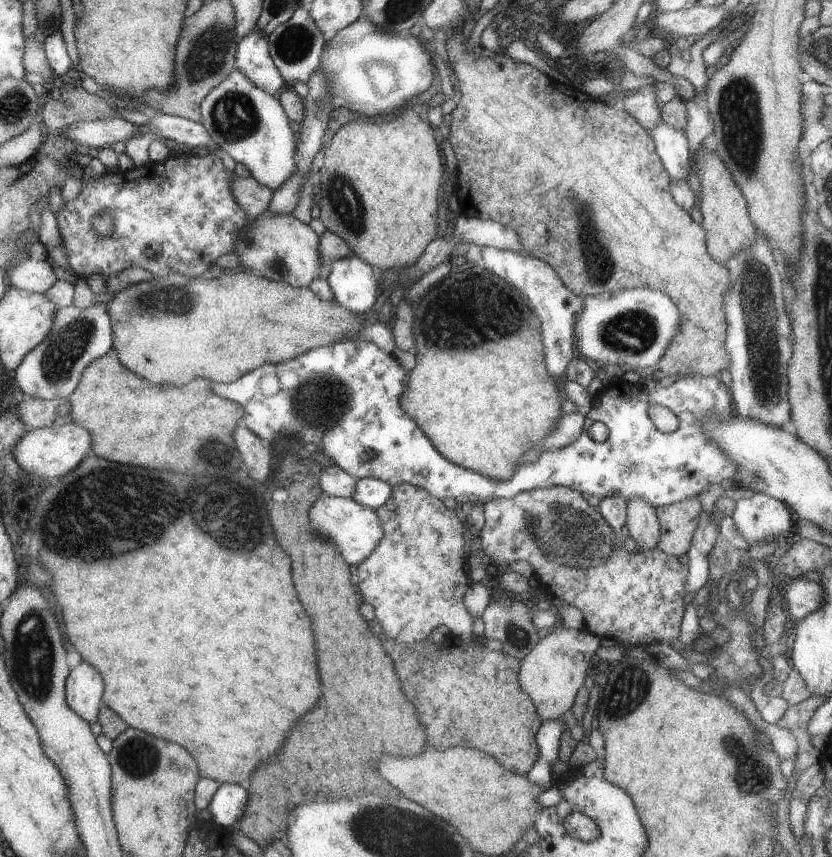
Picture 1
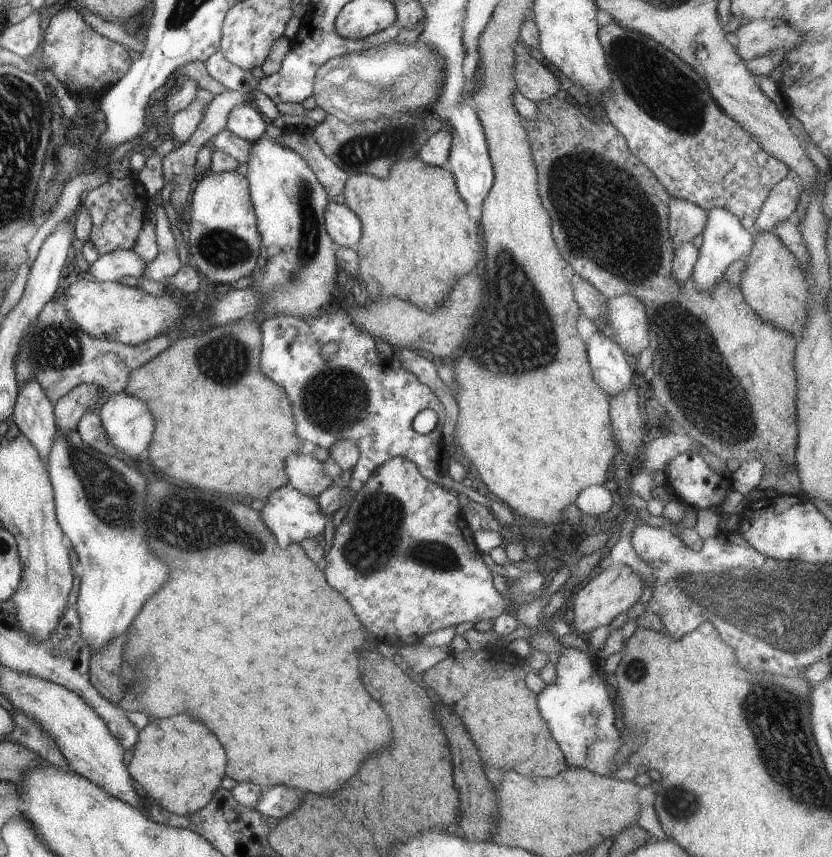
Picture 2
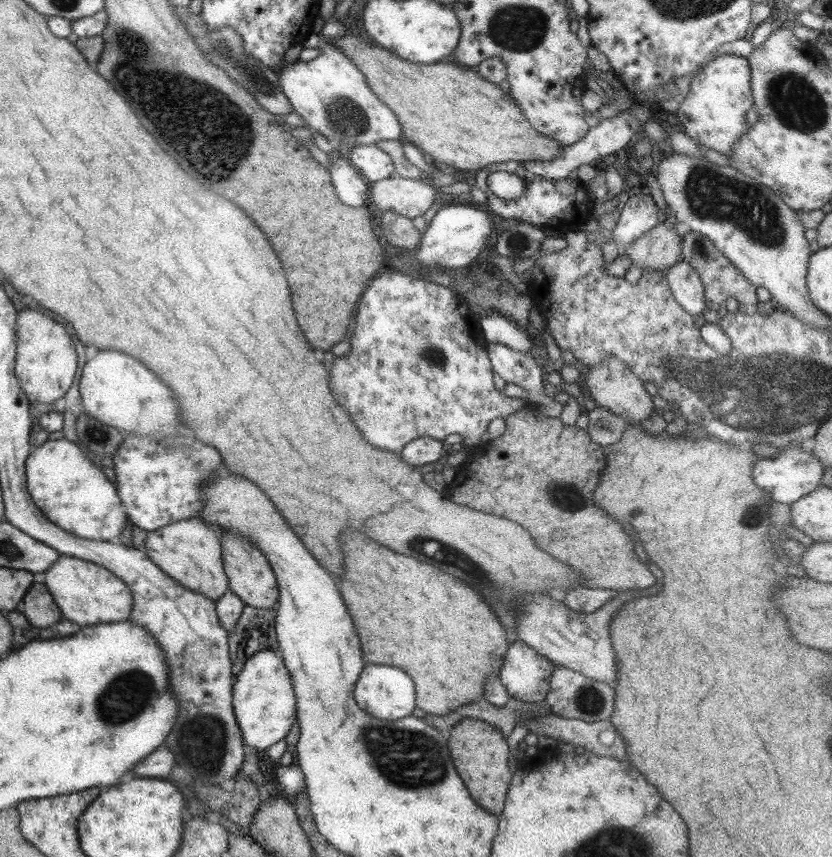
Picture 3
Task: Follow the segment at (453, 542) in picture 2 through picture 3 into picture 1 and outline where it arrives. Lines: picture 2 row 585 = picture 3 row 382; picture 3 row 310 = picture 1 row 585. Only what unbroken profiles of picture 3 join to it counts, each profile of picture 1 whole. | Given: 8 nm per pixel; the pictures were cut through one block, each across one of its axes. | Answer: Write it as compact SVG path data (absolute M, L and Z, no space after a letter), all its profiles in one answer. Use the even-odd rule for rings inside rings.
M398 484L390 494L390 500L383 506L376 509L378 518L380 518L380 524L382 524L382 530L384 530L384 538L376 546L374 552L366 558L366 560L360 562L358 570L356 570L356 576L358 576L358 589L361 596L364 596L364 602L372 604L374 606L374 612L376 612L376 620L382 624L382 630L388 638L396 640L396 642L418 642L418 640L424 640L426 636L429 636L431 632L437 627L445 626L450 629L453 635L460 636L464 641L470 641L472 639L472 629L474 617L470 616L466 606L464 606L464 594L466 590L470 588L475 575L470 574L468 559L466 559L466 552L464 552L464 539L465 530L460 518L458 518L455 510L446 508L442 500L435 498L430 492L425 491L424 488L413 486L412 484Z

